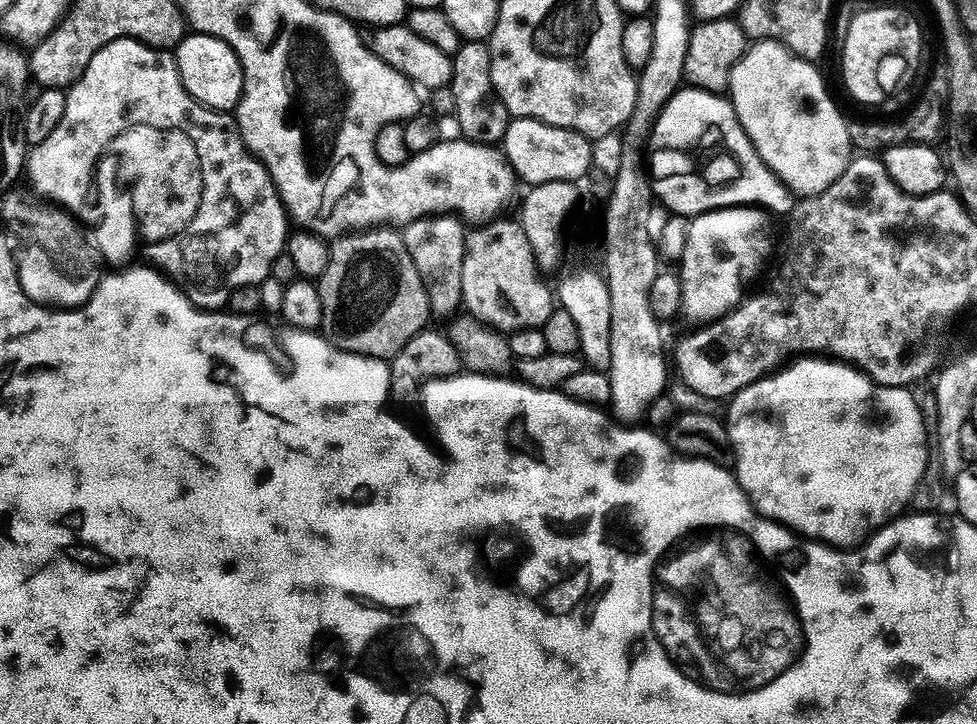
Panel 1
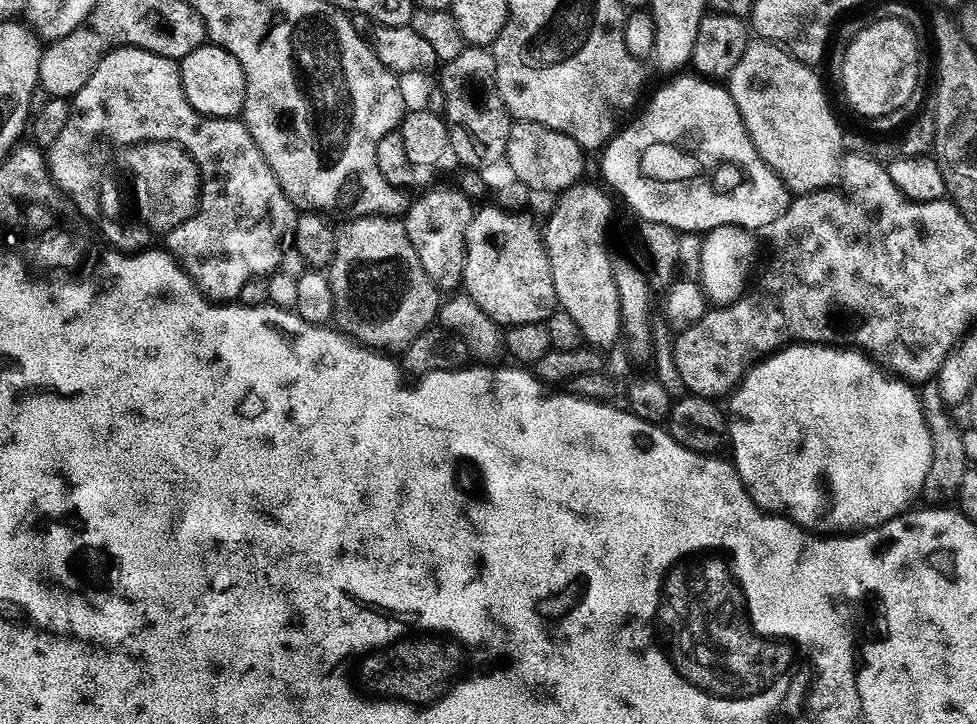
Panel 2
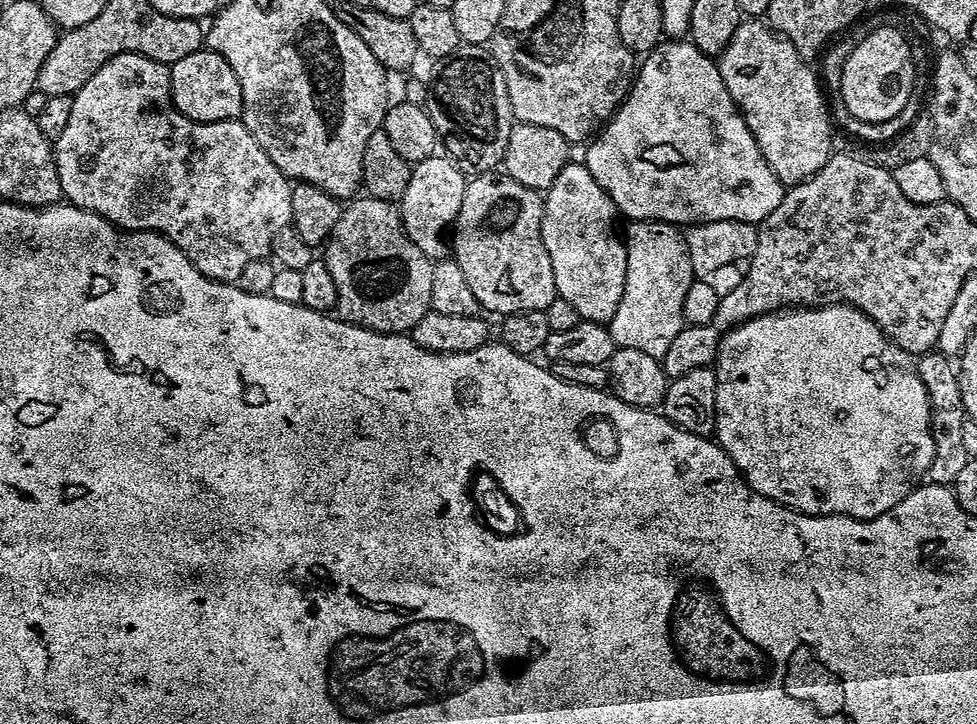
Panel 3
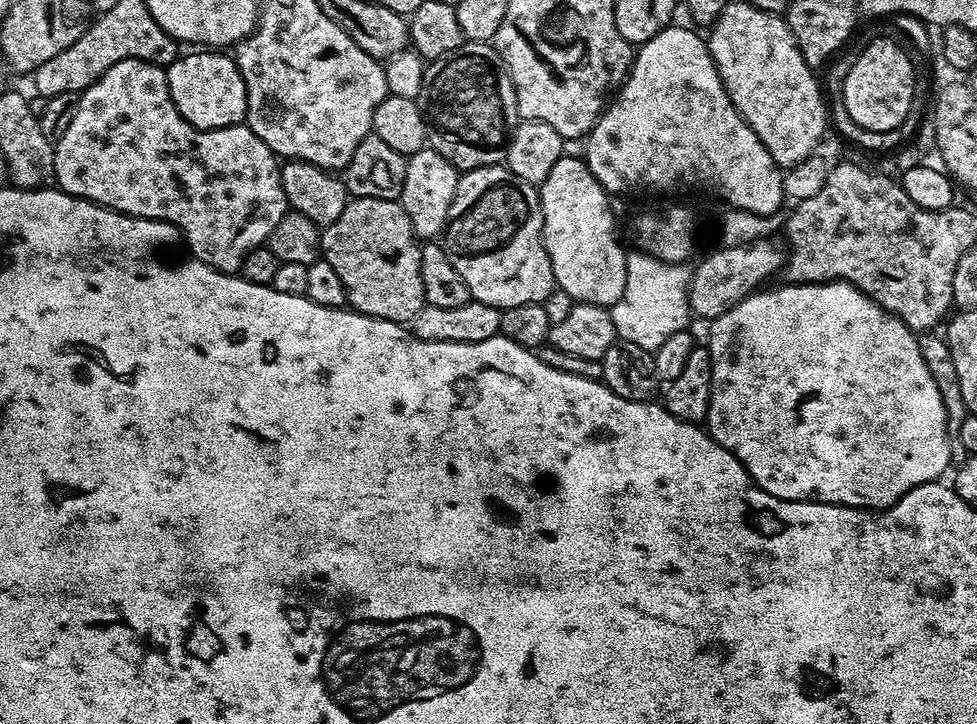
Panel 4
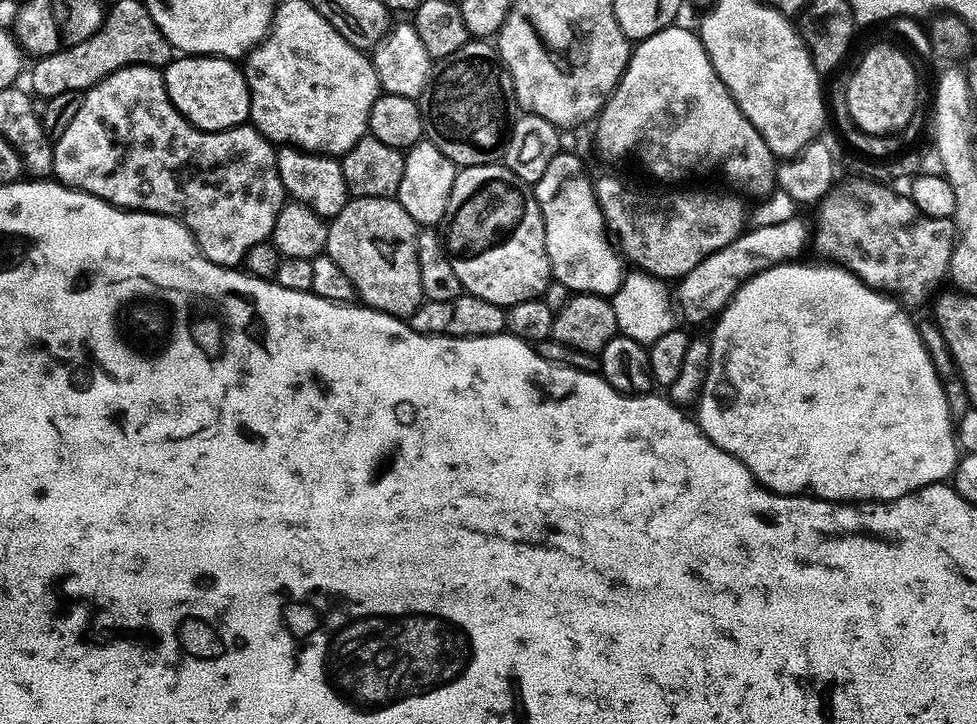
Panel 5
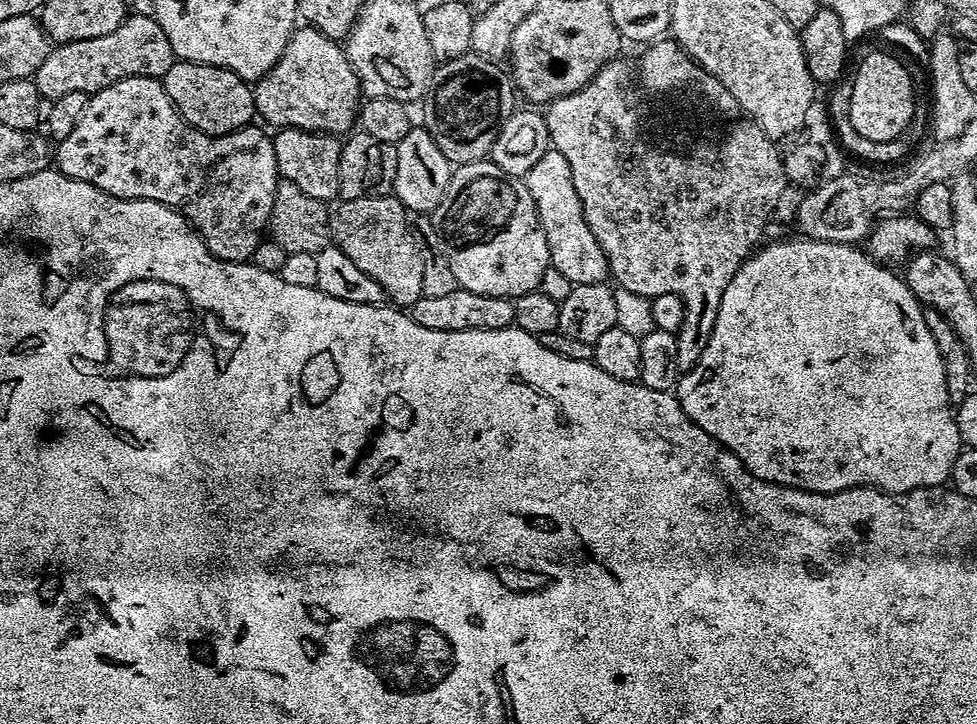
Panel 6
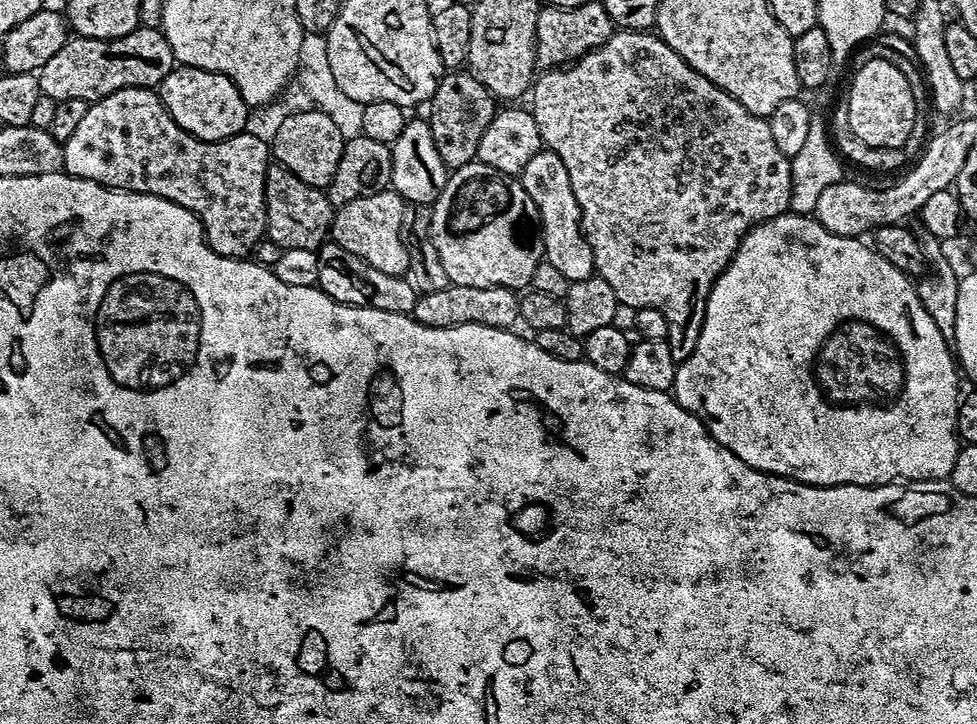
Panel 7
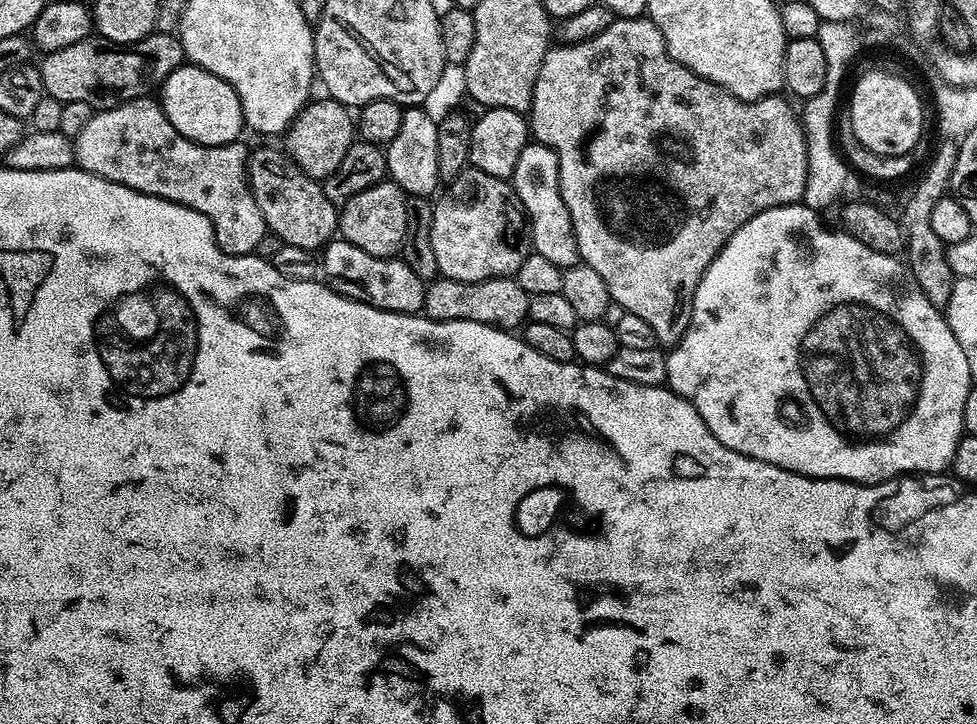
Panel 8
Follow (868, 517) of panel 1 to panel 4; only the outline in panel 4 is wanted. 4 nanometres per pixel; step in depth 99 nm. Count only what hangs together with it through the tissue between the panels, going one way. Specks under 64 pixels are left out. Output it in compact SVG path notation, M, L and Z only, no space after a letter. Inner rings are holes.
M829 280L826 284L793 284L788 282L783 286L785 288L765 287L763 290L757 290L742 302L738 302L738 306L734 306L726 314L719 316L717 320L711 321L711 329L706 336L708 337L706 347L712 356L712 389L710 390L710 406L706 421L708 435L714 438L714 442L718 442L723 448L730 450L730 454L734 454L734 458L738 458L738 462L742 462L742 466L748 471L757 488L762 489L766 494L774 494L774 498L782 498L783 500L810 500L817 504L841 504L847 508L887 510L892 505L897 504L911 488L917 488L920 484L931 484L939 481L943 477L940 475L947 470L948 464L953 463L952 440L948 434L948 415L942 406L942 394L938 394L938 386L934 386L934 378L930 378L930 370L926 370L926 362L922 362L922 354L918 350L917 333L907 328L891 312L877 306L865 292L859 292L854 285L846 284L842 280Z

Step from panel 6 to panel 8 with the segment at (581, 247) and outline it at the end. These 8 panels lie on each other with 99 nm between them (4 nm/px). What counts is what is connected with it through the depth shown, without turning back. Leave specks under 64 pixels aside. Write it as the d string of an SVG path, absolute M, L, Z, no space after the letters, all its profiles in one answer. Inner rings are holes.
M529 142L518 158L518 166L514 166L510 183L522 202L525 216L528 217L535 252L563 269L573 268L575 264L581 263L570 210L566 210L566 202L562 202L556 151L539 142Z

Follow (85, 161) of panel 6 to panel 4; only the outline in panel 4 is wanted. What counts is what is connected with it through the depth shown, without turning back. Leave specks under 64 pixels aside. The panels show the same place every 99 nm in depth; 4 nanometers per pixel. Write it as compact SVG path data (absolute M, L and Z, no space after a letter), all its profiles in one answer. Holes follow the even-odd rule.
M123 60L114 66L110 66L110 70L106 70L106 74L102 74L102 78L95 80L85 92L80 93L78 114L74 114L74 122L70 122L66 134L62 134L62 138L55 141L54 151L56 154L54 158L54 170L56 171L54 180L61 192L69 192L72 196L78 196L82 200L90 200L94 204L102 205L103 208L112 208L116 212L124 212L127 216L137 216L144 220L165 220L167 216L170 216L175 221L178 220L178 214L180 214L182 216L180 222L186 226L186 234L190 234L190 243L186 245L187 251L195 259L219 272L239 273L248 252L267 245L274 226L278 226L278 222L282 222L282 218L290 210L288 199L282 190L281 161L276 153L270 150L270 146L266 146L266 142L262 142L262 138L258 138L258 134L251 132L244 124L235 124L229 128L196 128L190 122L186 122L186 118L182 118L182 114L176 109L170 98L168 74L159 64L147 64L141 60ZM112 156L116 156L116 172L111 172L112 164L110 162L112 162ZM100 164L102 166L108 164L108 174L106 174L106 168L102 172L94 172L92 166L100 166ZM174 180L176 182L180 180L186 188L184 196L180 196L182 200L178 200L182 204L180 212L178 212L178 208L174 212L174 184L176 184Z

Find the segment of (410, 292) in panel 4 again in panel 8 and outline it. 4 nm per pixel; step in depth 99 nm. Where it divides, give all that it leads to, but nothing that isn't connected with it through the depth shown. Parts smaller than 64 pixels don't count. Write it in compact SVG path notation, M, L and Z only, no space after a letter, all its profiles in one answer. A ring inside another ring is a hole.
M385 178L380 184L370 186L370 190L362 190L362 194L354 194L339 209L339 239L358 246L358 250L366 250L374 258L390 260L401 255L406 238L406 202L408 196L391 178Z

